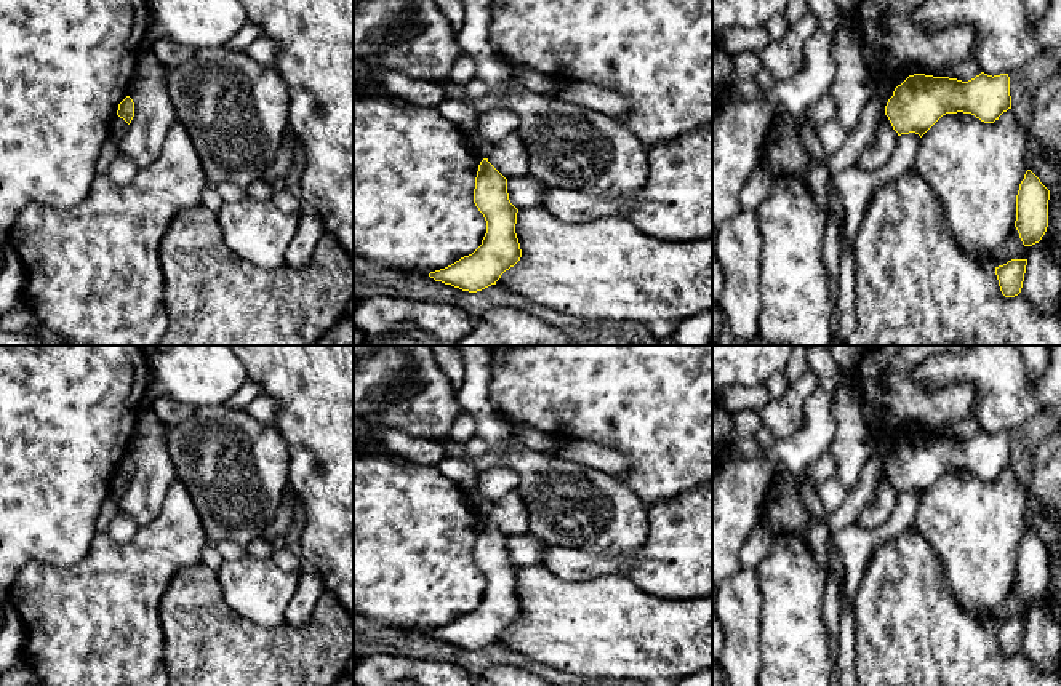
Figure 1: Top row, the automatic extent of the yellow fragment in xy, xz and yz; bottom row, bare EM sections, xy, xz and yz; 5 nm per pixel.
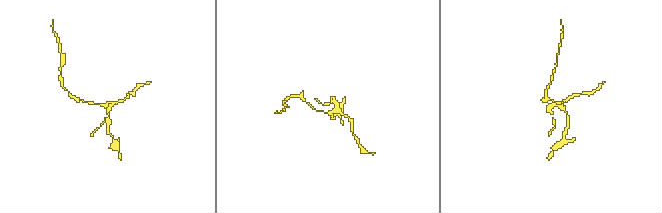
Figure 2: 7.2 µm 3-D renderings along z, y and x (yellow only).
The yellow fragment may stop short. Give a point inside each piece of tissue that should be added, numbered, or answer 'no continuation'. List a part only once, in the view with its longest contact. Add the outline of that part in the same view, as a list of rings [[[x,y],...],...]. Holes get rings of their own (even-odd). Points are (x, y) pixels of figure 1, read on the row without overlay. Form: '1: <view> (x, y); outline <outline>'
no continuation

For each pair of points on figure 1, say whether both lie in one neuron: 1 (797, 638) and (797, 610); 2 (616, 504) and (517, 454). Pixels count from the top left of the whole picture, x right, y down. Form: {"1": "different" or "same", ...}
{"1": "same", "2": "same"}

